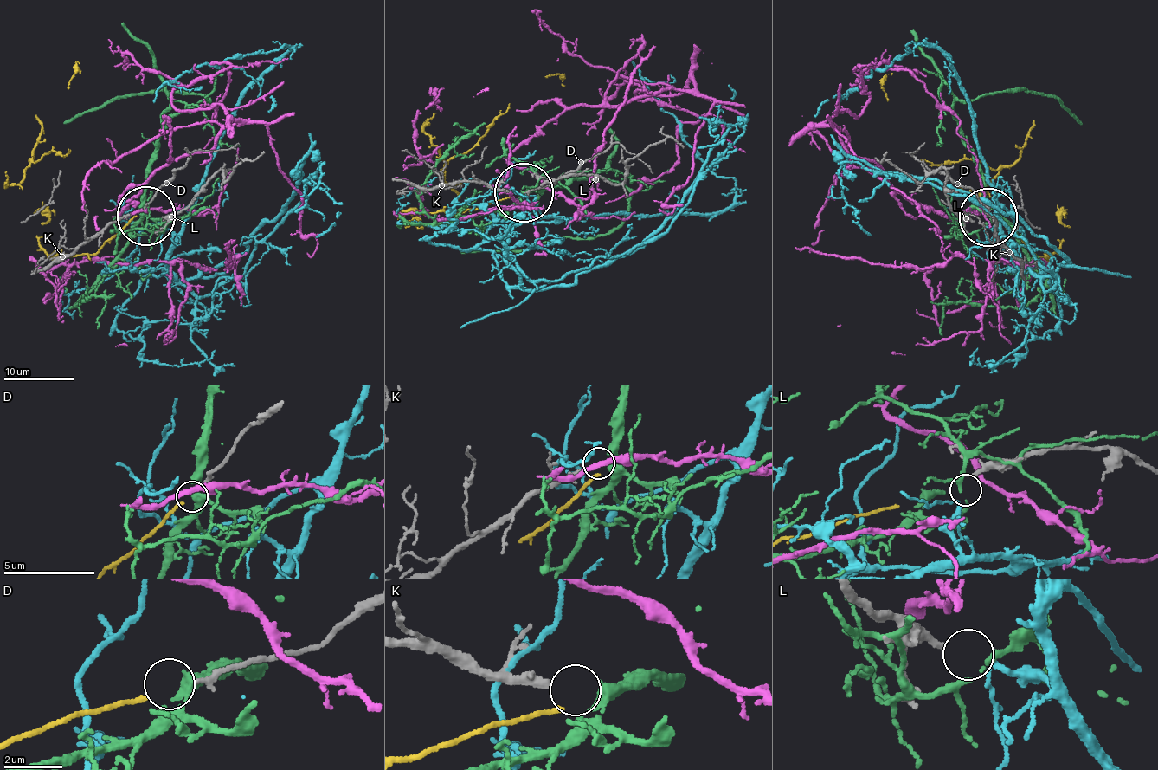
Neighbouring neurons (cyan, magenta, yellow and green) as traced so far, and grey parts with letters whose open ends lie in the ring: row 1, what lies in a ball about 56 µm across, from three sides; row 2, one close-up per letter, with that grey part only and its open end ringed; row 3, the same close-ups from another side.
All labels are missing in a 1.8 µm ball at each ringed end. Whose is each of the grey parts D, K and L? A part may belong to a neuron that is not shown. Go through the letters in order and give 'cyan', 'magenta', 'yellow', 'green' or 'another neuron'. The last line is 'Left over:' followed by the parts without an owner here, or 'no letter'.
D: yellow
K: green
L: cyan
Left over: no letter

